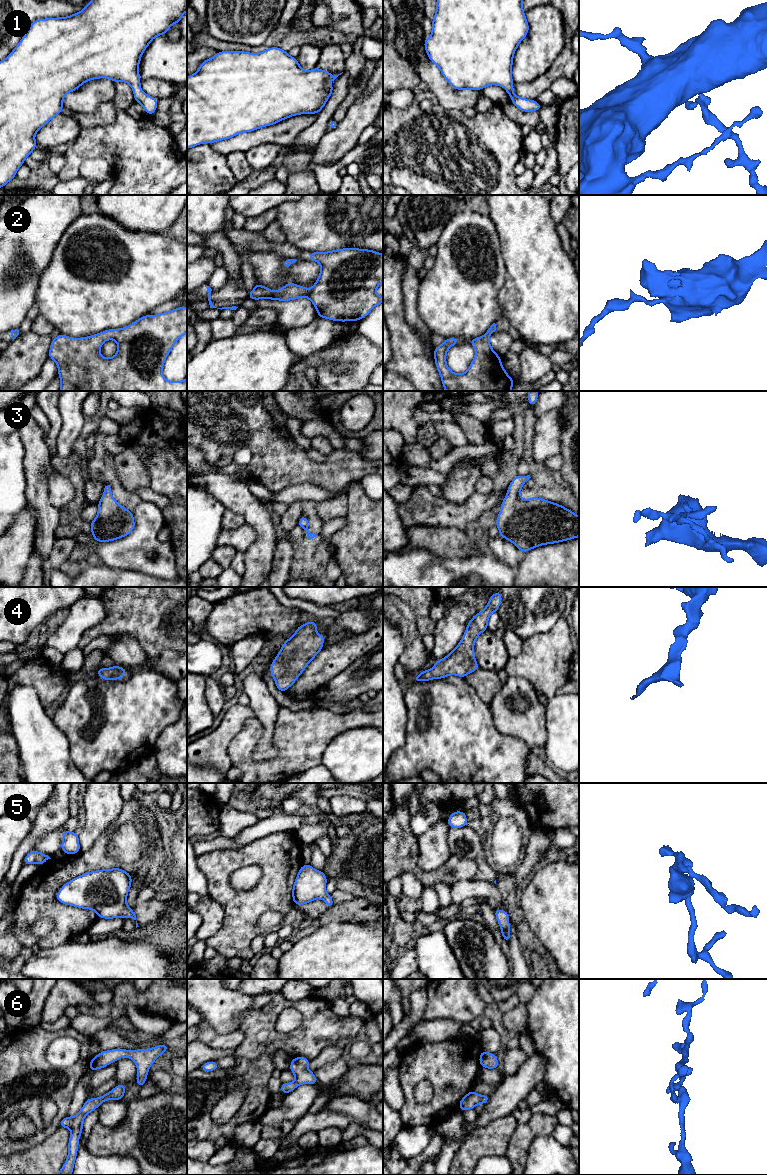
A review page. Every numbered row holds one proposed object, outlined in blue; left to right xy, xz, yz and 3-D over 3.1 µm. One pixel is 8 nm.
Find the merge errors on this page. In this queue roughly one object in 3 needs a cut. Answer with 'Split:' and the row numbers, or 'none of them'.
Split: none of them

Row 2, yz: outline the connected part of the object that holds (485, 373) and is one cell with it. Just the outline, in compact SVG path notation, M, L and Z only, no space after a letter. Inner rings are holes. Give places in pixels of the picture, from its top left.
M493 323L483 336L469 340L475 348L475 357L466 372L454 373L449 369L446 362L446 354L450 347L459 343L457 338L448 338L434 348L434 360L445 391L511 391L514 380L507 374L502 366L501 357L495 353L490 345L489 336L496 331L496 324Z

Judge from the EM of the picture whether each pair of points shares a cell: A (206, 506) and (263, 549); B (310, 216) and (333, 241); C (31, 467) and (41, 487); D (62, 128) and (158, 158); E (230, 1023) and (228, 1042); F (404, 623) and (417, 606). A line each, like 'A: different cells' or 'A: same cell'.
A: different cells
B: same cell
C: same cell
D: different cells
E: different cells
F: different cells

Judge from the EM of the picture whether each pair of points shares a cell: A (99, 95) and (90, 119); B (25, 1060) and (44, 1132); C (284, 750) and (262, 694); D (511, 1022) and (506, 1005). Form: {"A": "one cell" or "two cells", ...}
{"A": "two cells", "B": "one cell", "C": "two cells", "D": "two cells"}

